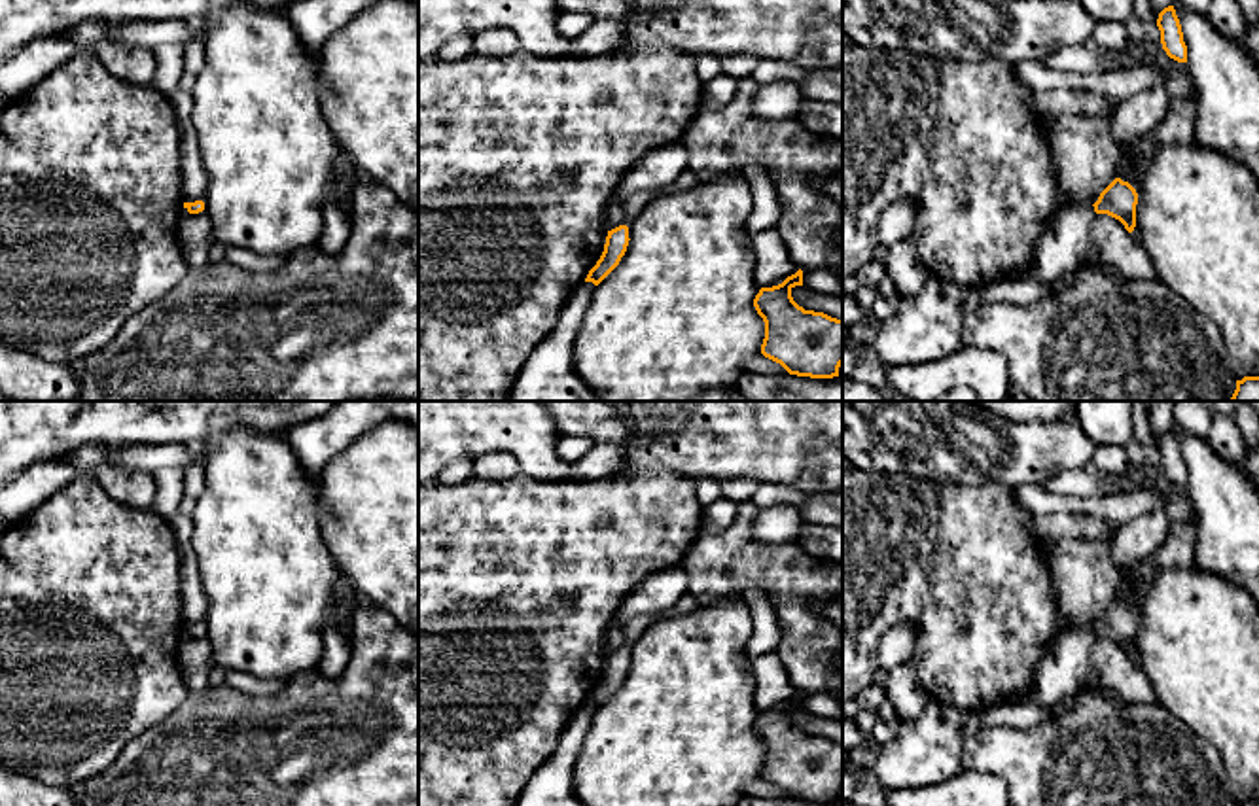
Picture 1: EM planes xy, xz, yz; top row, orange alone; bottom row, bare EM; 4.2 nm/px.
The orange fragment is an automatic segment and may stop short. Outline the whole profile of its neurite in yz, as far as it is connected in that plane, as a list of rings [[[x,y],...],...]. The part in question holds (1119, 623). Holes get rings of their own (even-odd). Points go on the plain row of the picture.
[[[1115,602],[1098,621],[1098,624],[1092,628],[1096,638],[1108,638],[1115,643],[1119,643],[1128,657],[1136,651],[1136,628],[1138,628],[1138,617],[1121,602]]]

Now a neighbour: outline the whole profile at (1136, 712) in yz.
[[[1081,689],[1073,694],[1072,708],[1036,728],[1013,728],[1013,727],[981,727],[977,736],[971,738],[962,751],[962,762],[967,770],[988,772],[1003,778],[1007,783],[1007,797],[1011,806],[1231,806],[1225,766],[1214,745],[1202,745],[1198,736],[1179,719],[1172,717],[1161,702],[1132,702],[1123,708],[1115,708],[1111,700],[1096,696],[1091,689]]]

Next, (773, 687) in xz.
[[[776,651],[752,658],[750,666],[755,679],[754,702],[759,711],[778,710],[799,694]]]

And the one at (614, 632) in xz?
[[[613,617],[610,626],[606,628],[604,649],[608,655],[627,647],[623,632],[625,632],[623,624],[617,621],[617,617]]]

